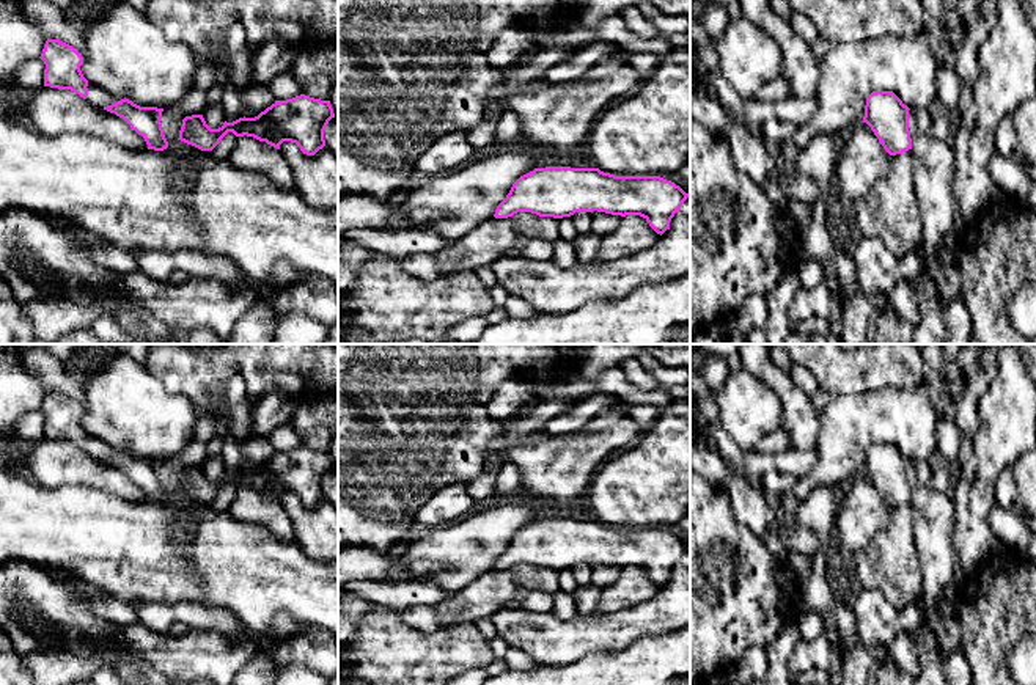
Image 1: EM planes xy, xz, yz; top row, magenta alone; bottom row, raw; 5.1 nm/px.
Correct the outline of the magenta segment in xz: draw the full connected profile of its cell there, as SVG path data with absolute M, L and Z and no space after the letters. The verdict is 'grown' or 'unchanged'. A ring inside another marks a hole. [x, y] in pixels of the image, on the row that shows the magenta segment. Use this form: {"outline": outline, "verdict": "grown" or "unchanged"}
{"outline": "M546 167L520 176L494 217L531 212L563 218L593 211L640 215L662 236L687 198L689 193L679 185L660 176L615 176L599 168Z", "verdict": "unchanged"}

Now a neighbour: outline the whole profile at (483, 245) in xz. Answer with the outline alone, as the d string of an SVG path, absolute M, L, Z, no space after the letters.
M517 212L508 218L490 217L442 250L402 258L399 266L424 281L434 281L440 275L490 267L517 239L553 242L560 239L560 218L531 212Z

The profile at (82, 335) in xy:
M79 328L60 336L52 344L112 344L112 342L99 341L88 328Z

